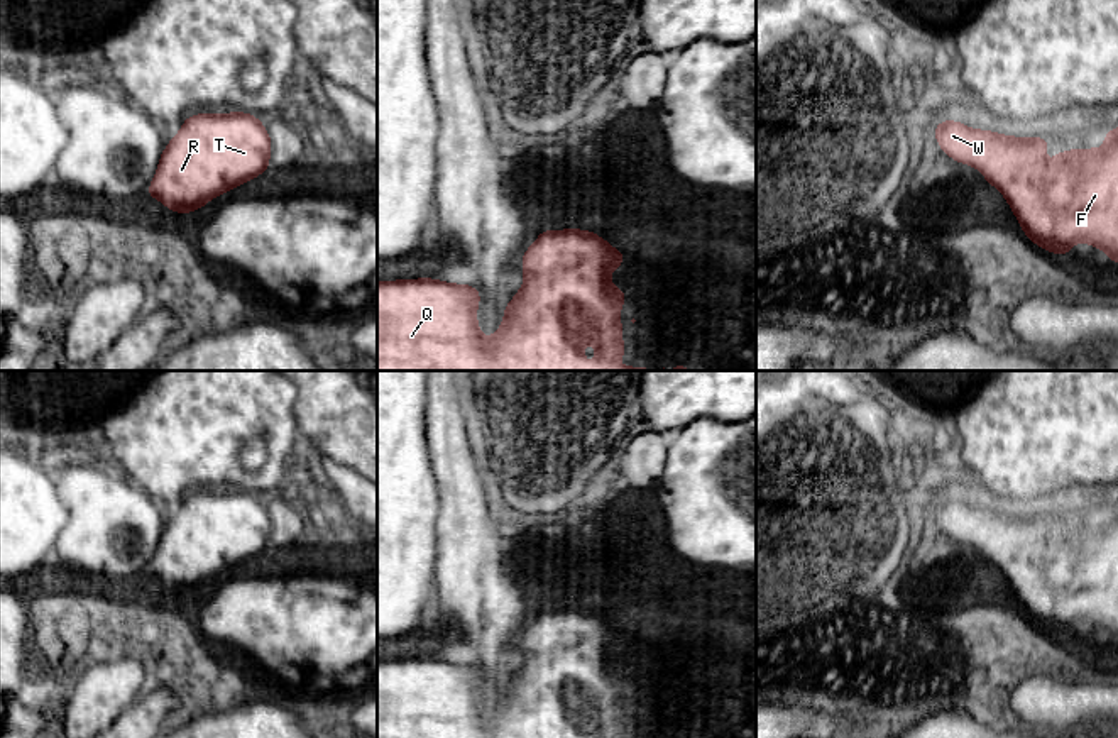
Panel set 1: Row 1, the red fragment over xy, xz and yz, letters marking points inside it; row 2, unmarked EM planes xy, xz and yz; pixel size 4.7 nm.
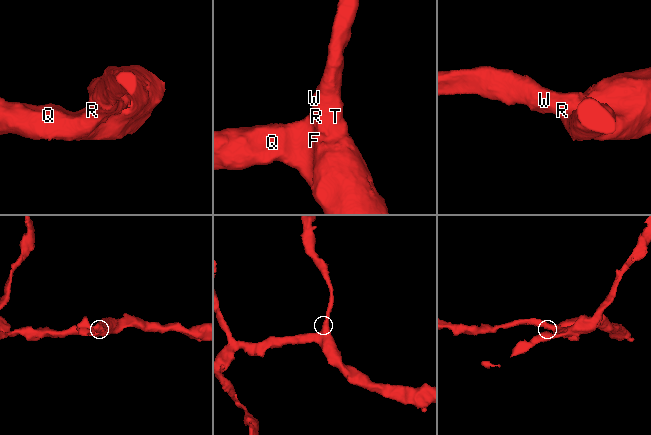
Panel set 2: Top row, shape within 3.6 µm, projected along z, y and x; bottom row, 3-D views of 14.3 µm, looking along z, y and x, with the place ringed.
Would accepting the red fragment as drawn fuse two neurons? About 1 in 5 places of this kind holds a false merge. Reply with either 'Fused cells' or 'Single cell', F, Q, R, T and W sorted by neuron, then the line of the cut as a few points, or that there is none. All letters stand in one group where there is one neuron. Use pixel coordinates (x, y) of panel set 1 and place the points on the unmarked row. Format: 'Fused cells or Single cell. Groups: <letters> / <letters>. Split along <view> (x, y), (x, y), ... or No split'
Single cell. Groups: F Q R T W. No split

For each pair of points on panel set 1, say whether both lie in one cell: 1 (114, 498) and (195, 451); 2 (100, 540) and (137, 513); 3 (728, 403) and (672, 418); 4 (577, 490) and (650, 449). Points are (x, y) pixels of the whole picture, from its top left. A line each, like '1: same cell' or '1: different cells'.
1: different cells
2: same cell
3: same cell
4: different cells

